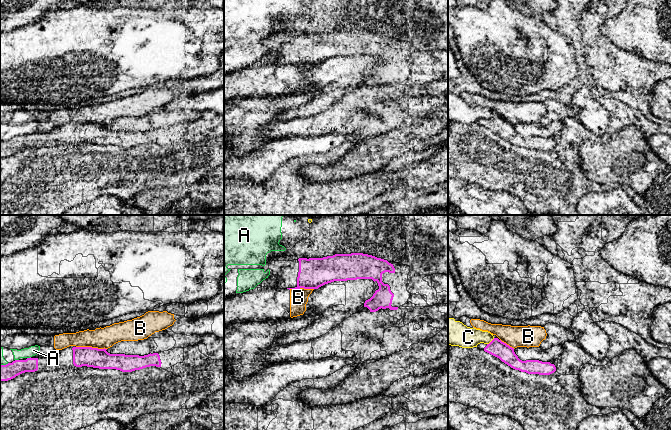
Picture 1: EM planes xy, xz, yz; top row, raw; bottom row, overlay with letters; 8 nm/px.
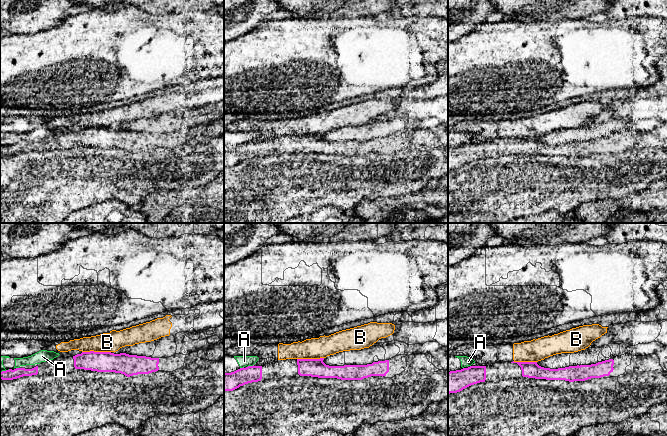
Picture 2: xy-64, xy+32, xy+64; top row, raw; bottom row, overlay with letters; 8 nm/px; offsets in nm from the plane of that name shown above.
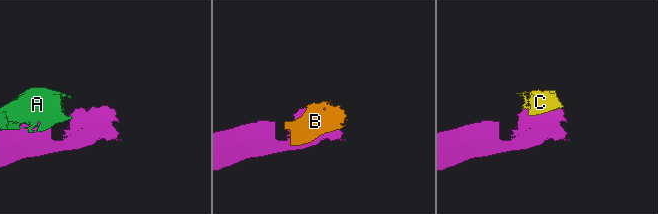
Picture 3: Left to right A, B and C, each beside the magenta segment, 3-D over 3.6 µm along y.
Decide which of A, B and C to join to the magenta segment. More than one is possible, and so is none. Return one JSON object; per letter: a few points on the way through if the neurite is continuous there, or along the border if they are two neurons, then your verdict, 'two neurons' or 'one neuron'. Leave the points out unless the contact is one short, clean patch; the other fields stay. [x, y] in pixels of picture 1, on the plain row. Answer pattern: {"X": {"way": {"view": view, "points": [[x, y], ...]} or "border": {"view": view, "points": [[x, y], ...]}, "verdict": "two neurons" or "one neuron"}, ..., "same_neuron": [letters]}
{"A": {"verdict": "two neurons"}, "B": {"border": {"view": "xy", "points": [[76, 122], [106, 125]]}, "verdict": "two neurons"}, "C": {"border": {"view": "yz", "points": [[494, 114], [487, 120]]}, "verdict": "two neurons"}, "same_neuron": []}

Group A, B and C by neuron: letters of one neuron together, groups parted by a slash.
A C / B

